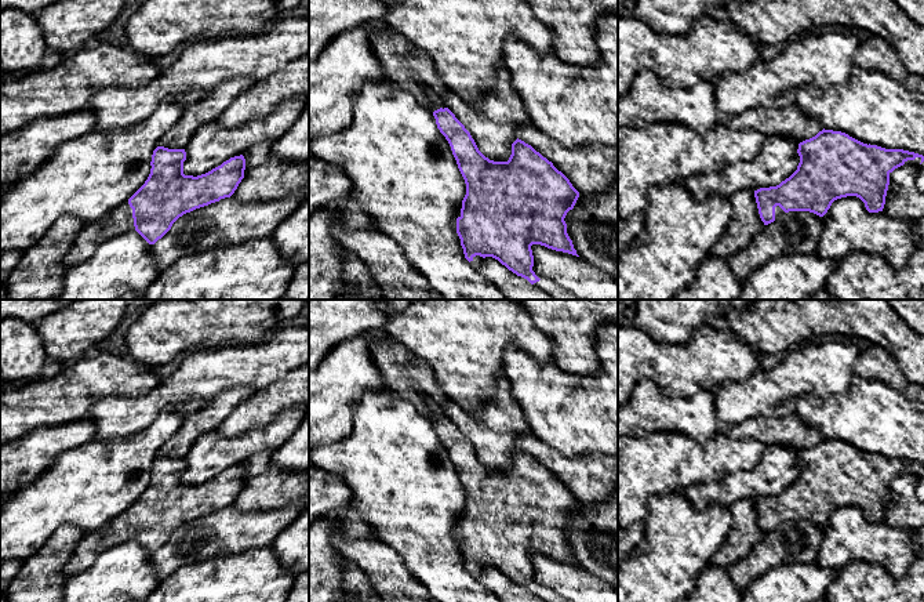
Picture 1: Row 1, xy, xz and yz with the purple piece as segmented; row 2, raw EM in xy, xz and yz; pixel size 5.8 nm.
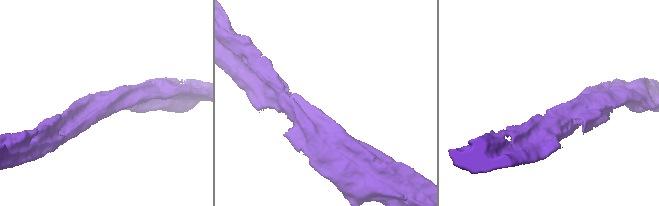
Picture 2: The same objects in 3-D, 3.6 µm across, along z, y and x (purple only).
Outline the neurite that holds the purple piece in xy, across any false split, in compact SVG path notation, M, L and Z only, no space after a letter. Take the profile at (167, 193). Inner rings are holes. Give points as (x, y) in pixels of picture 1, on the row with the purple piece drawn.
M157 146L145 184L108 215L84 225L65 255L65 266L87 261L105 240L125 232L137 231L149 244L154 244L179 217L230 197L244 178L243 155L197 177L183 174L185 160L185 149Z

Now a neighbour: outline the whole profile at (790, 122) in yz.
M796 105L783 109L747 109L728 117L727 123L735 130L756 130L765 137L785 135L799 144L823 130L819 120L804 115Z

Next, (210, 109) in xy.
M236 77L221 83L203 101L185 109L181 119L161 137L159 146L185 149L203 124L217 122L232 102L254 83L251 77Z

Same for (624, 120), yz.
M648 69L637 73L623 105L618 108L618 127L639 128L655 122L667 122L688 126L705 135L728 119L717 108L712 81L688 88L670 87Z

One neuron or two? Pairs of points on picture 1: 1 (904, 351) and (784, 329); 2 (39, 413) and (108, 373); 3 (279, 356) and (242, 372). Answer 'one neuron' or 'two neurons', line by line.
1: one neuron
2: one neuron
3: one neuron

